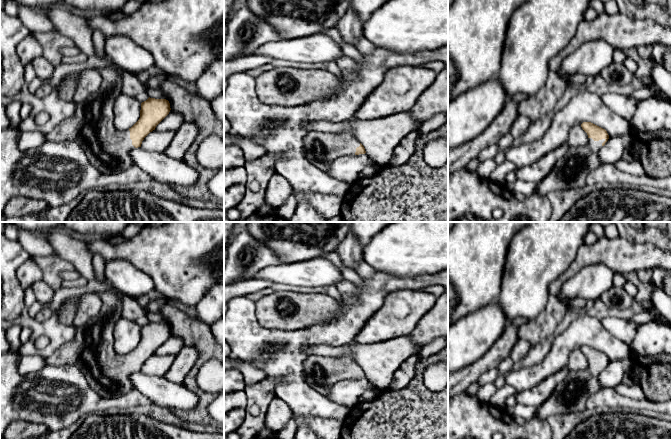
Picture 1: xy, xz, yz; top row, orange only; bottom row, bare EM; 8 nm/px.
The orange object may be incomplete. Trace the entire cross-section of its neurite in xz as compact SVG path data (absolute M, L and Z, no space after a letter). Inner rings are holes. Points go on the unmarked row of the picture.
M309 355L303 363L306 383L323 395L332 385L346 379L365 378L364 370L349 355L324 357Z

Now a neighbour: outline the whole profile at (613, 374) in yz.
M631 356L621 359L609 361L608 365L599 374L598 380L602 388L616 388L625 376L632 370L633 359Z

